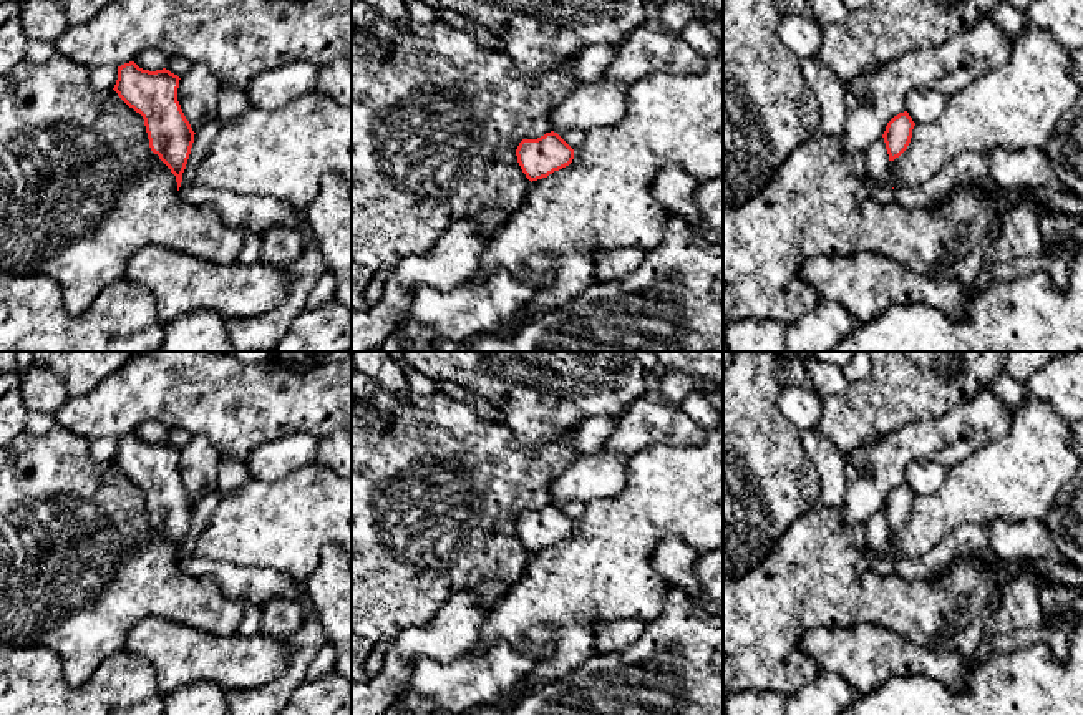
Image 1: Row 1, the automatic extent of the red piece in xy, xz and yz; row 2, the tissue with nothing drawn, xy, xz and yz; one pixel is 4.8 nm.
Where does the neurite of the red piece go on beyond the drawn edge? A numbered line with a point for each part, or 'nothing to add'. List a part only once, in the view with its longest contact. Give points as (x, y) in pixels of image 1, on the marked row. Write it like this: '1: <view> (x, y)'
nothing to add

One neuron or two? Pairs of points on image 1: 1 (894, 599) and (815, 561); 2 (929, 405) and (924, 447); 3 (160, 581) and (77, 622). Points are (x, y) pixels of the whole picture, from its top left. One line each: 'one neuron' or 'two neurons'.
1: one neuron
2: two neurons
3: one neuron

